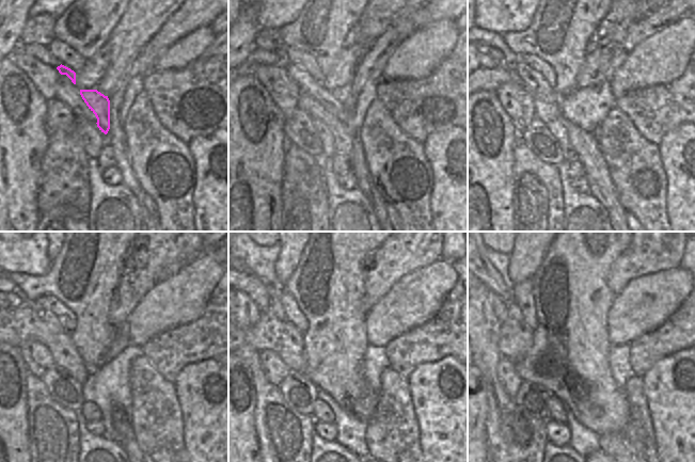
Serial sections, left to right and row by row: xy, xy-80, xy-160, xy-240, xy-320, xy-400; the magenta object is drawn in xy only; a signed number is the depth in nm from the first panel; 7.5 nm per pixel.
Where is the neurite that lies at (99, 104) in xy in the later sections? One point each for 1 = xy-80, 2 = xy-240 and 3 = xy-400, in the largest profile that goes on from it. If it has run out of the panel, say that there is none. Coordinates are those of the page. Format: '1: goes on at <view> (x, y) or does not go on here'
1: goes on at xy-80 (306, 84)
2: goes on at xy-240 (40, 305)
3: goes on at xy-400 (489, 275)

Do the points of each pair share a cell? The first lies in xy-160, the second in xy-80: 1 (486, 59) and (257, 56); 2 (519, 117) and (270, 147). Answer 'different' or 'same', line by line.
1: same
2: different

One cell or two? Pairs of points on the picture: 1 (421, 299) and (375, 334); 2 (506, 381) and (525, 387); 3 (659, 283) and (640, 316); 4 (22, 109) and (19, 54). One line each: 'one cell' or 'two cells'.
1: one cell
2: two cells
3: one cell
4: two cells

